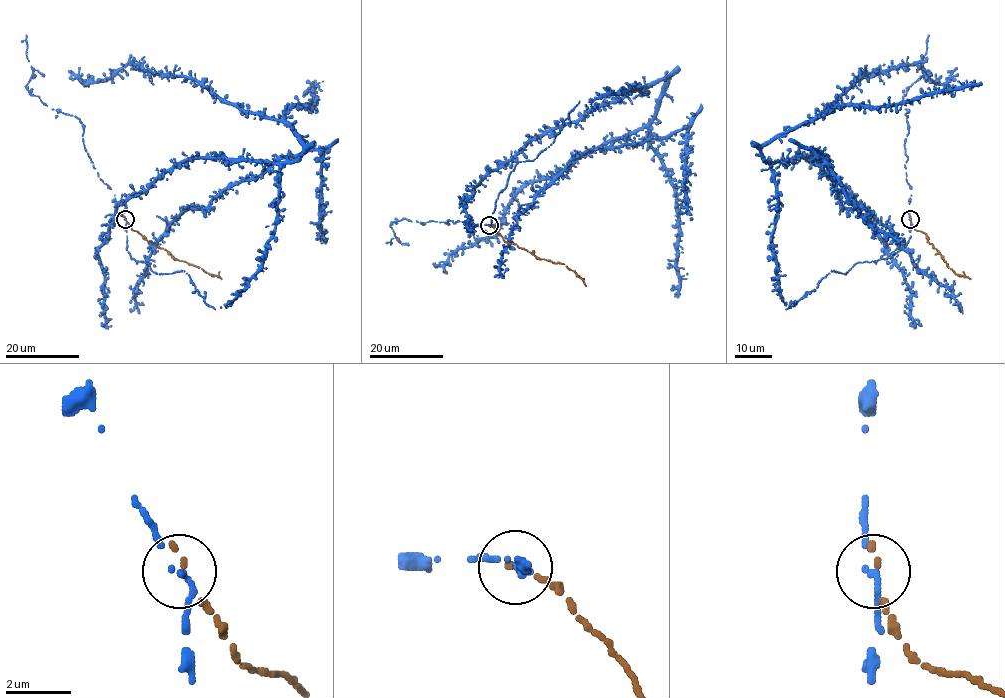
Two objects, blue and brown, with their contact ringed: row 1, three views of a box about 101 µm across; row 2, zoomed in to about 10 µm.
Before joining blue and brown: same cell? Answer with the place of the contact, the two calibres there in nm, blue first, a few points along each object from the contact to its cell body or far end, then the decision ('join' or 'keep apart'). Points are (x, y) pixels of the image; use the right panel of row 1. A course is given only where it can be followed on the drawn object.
at (910, 219); 140 nm thick on the blue side, 90 nm on the other; blue runs (910, 219), (893, 255), (831, 271), (788, 308), (762, 148), (862, 76), (920, 63), (944, 83), (948, 71); brown runs (911, 219), (912, 225), (925, 234), (927, 241), (949, 267), (970, 279); keep apart

